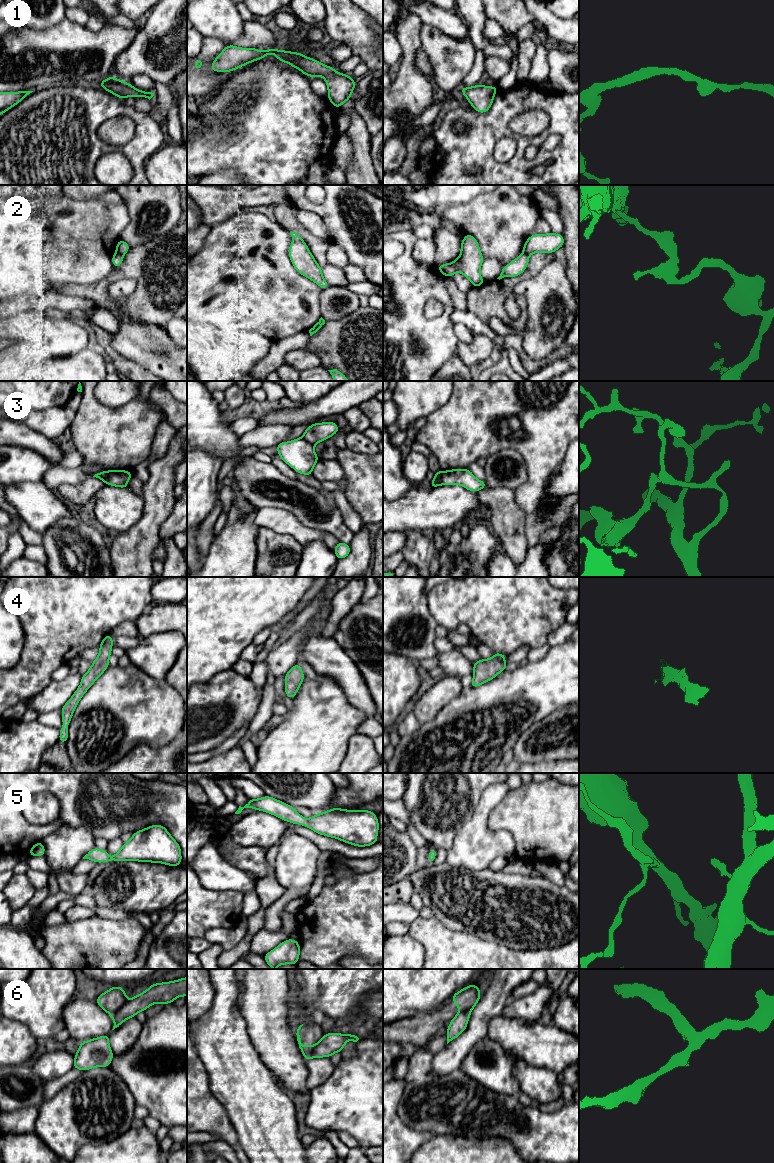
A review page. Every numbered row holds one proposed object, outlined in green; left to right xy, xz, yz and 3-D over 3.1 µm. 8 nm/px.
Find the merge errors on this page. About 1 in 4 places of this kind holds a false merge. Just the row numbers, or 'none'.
2, 3, 6

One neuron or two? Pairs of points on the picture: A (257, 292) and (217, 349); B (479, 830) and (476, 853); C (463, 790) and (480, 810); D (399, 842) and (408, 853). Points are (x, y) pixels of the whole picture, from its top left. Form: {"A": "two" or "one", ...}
{"A": "two", "B": "one", "C": "two", "D": "one"}

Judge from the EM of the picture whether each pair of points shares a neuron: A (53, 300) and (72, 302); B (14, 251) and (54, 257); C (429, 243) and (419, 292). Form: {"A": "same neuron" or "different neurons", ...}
{"A": "same neuron", "B": "different neurons", "C": "different neurons"}

